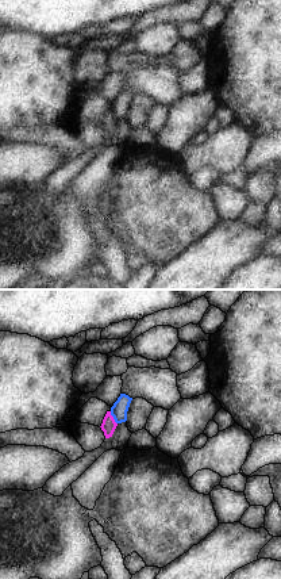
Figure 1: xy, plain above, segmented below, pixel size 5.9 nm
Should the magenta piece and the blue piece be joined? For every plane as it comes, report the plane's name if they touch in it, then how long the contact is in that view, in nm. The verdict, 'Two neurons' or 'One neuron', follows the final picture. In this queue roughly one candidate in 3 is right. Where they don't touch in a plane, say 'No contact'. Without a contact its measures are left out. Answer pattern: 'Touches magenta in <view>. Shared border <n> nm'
Touches magenta in xy. Shared border 90 nm

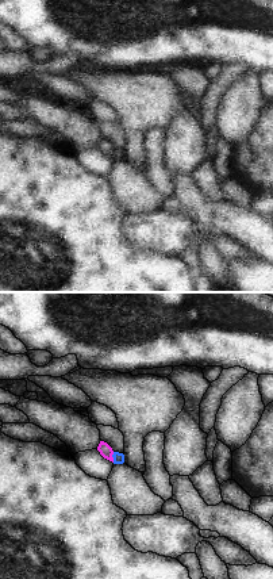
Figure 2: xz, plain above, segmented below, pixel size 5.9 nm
Touches magenta in xz. Shared border 60 nm

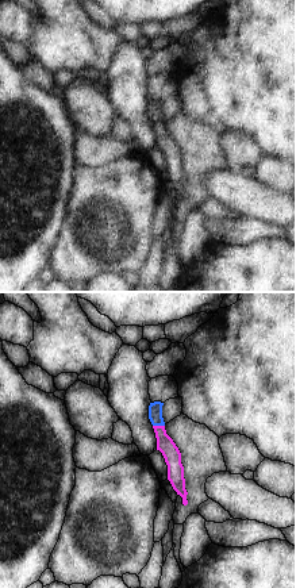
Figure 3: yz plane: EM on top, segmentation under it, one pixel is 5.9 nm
Touches magenta in yz. Shared border 70 nm

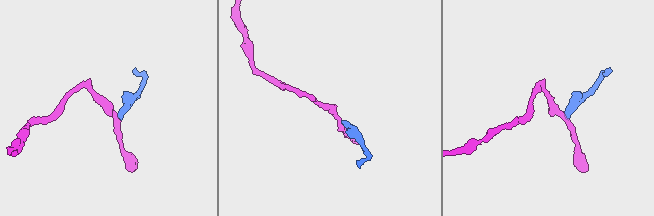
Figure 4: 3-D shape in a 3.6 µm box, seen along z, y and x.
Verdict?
Two neurons

